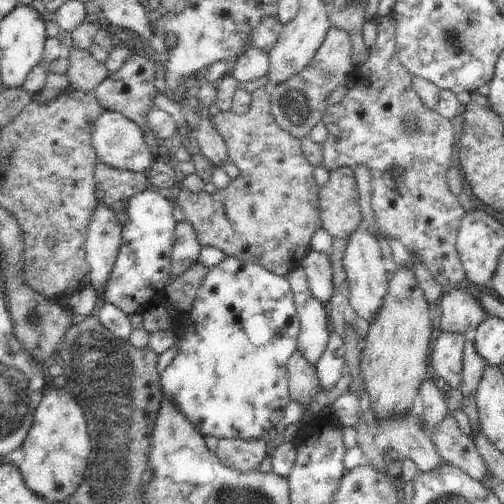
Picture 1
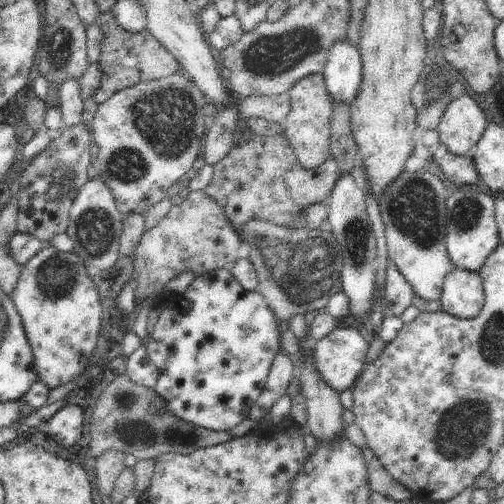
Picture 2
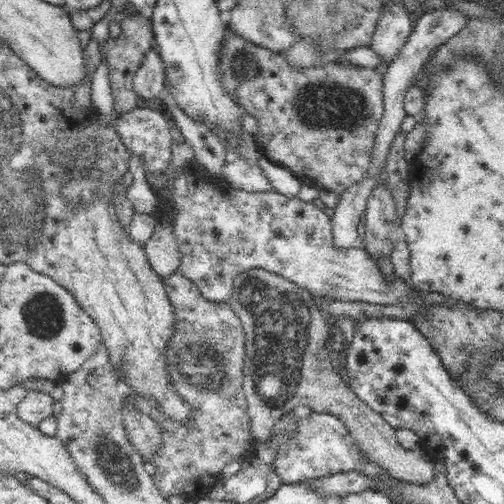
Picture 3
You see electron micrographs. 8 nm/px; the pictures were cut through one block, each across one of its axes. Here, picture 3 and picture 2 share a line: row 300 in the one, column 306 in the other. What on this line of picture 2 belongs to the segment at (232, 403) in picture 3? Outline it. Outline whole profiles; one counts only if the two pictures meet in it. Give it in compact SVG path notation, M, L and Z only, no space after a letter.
M281 134L271 138L251 136L247 142L233 146L225 158L213 166L213 178L203 192L221 206L237 234L251 220L273 222L293 230L301 228L301 216L309 206L329 200L337 180L339 168L335 160L327 158L319 168L305 170L299 166L289 140Z

